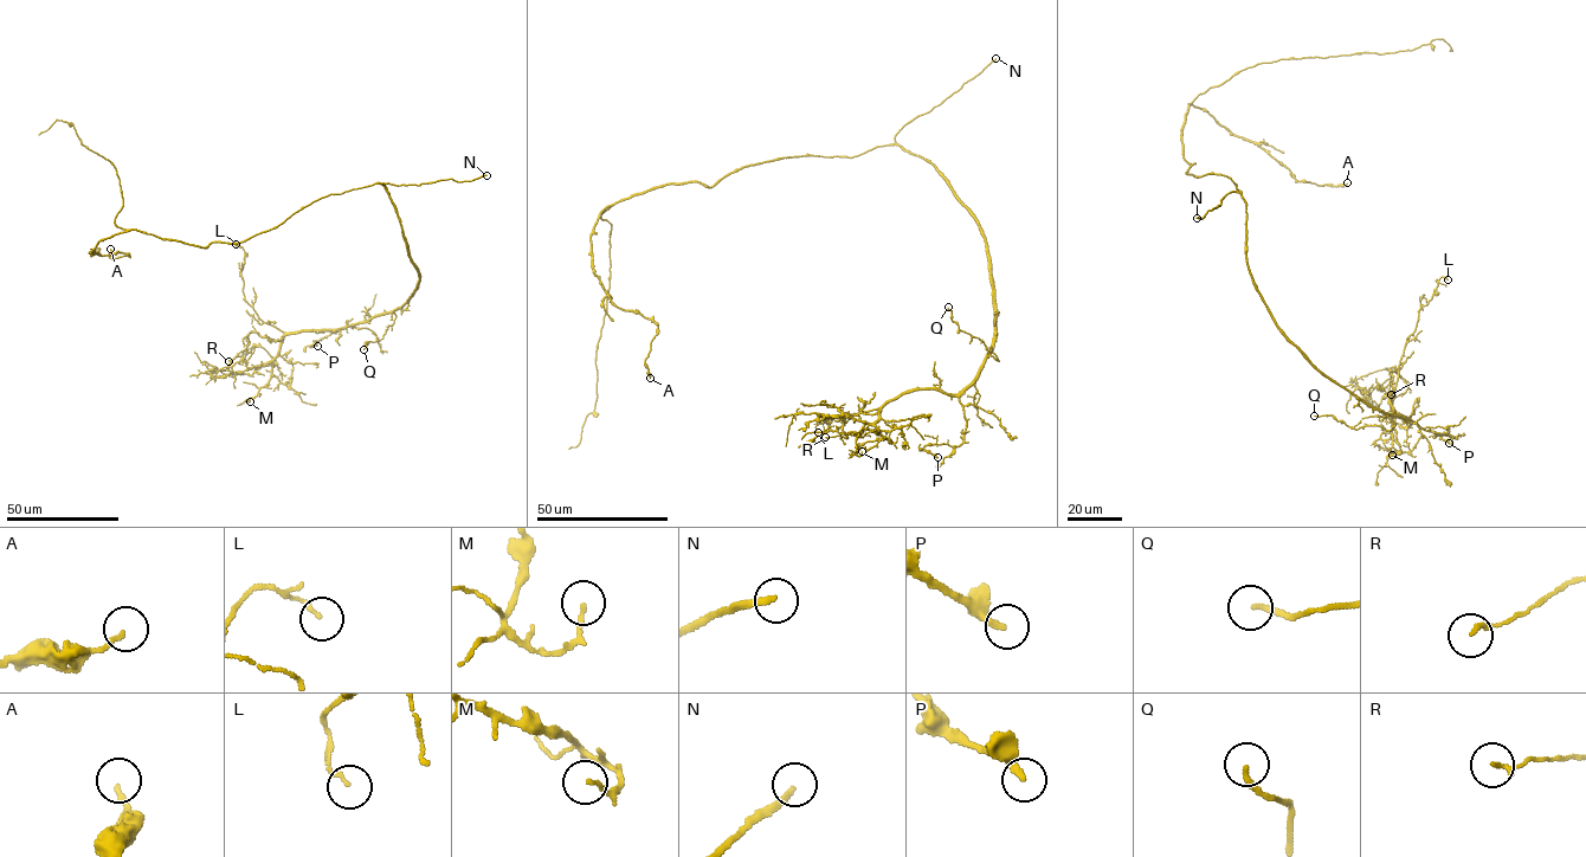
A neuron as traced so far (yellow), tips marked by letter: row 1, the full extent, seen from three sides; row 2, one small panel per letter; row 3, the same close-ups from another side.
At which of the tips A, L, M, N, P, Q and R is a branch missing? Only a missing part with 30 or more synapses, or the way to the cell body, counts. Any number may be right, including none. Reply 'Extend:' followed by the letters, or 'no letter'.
Extend: N

